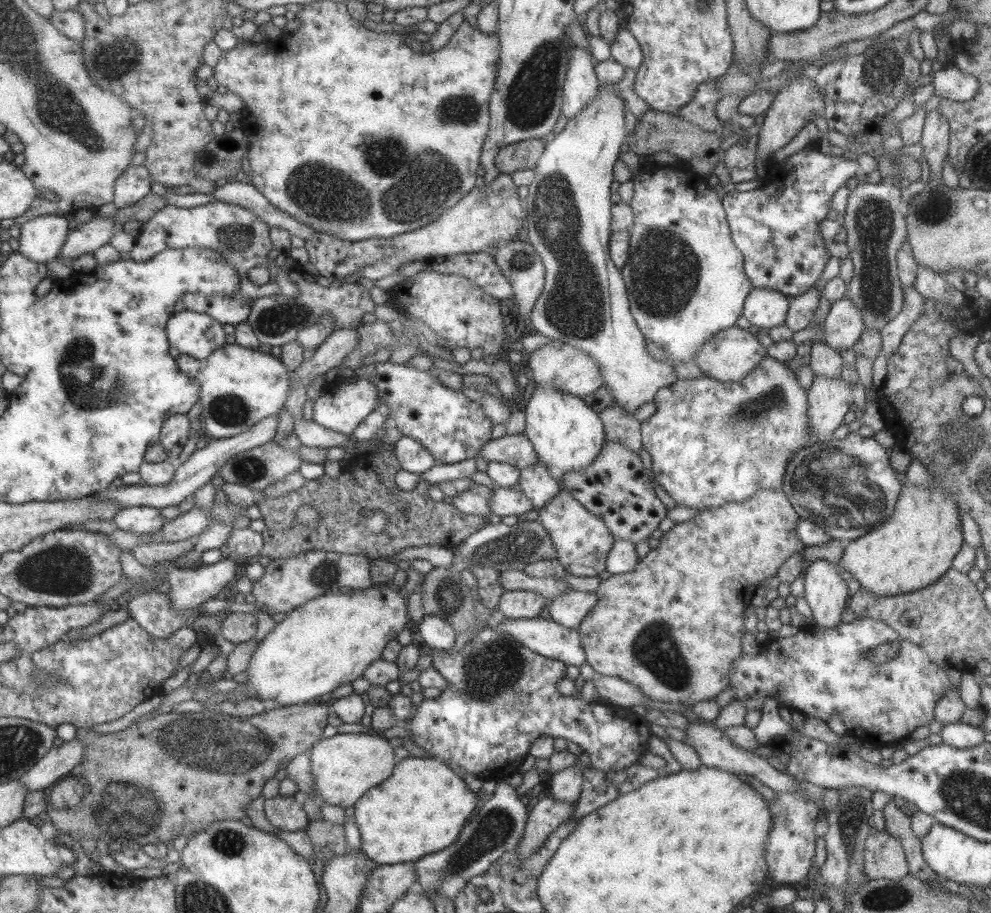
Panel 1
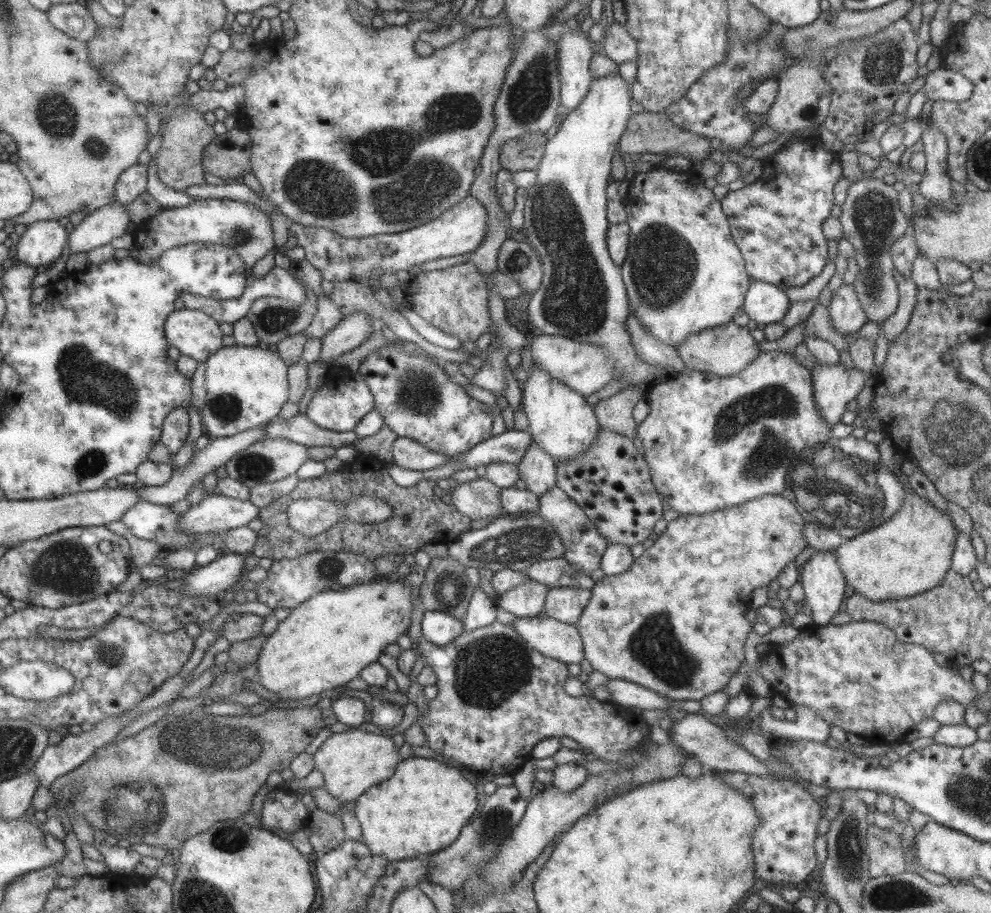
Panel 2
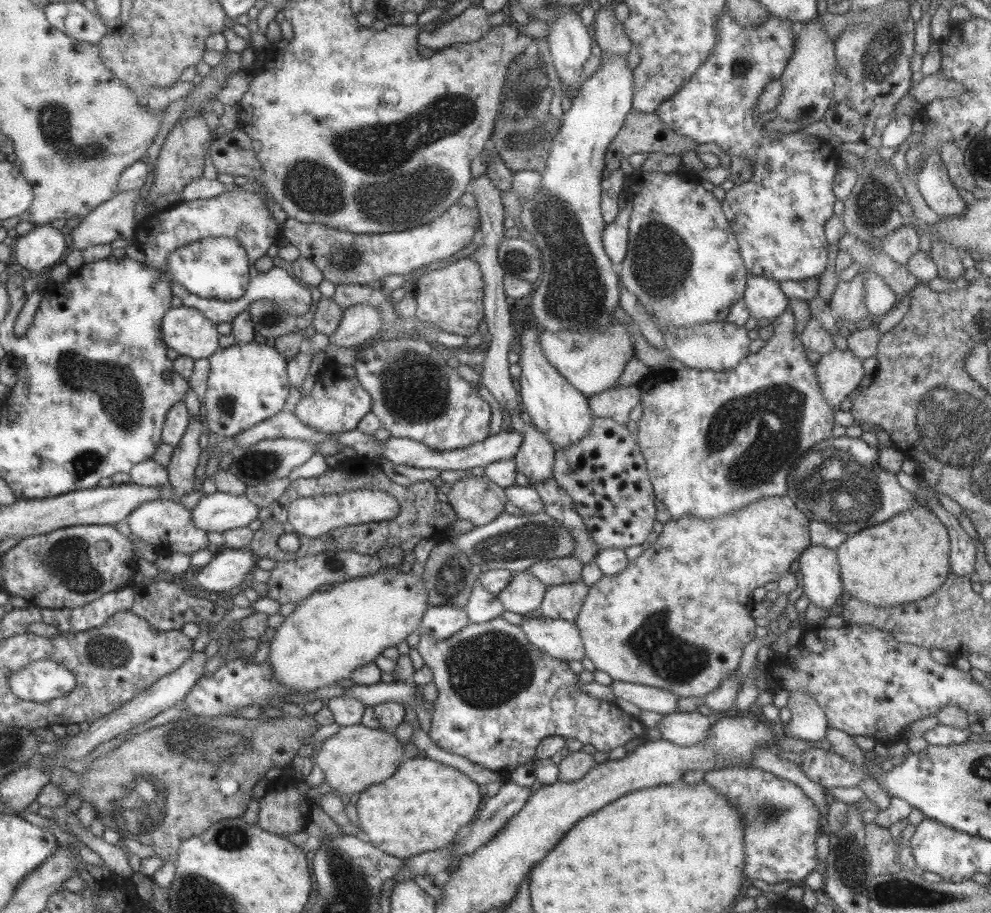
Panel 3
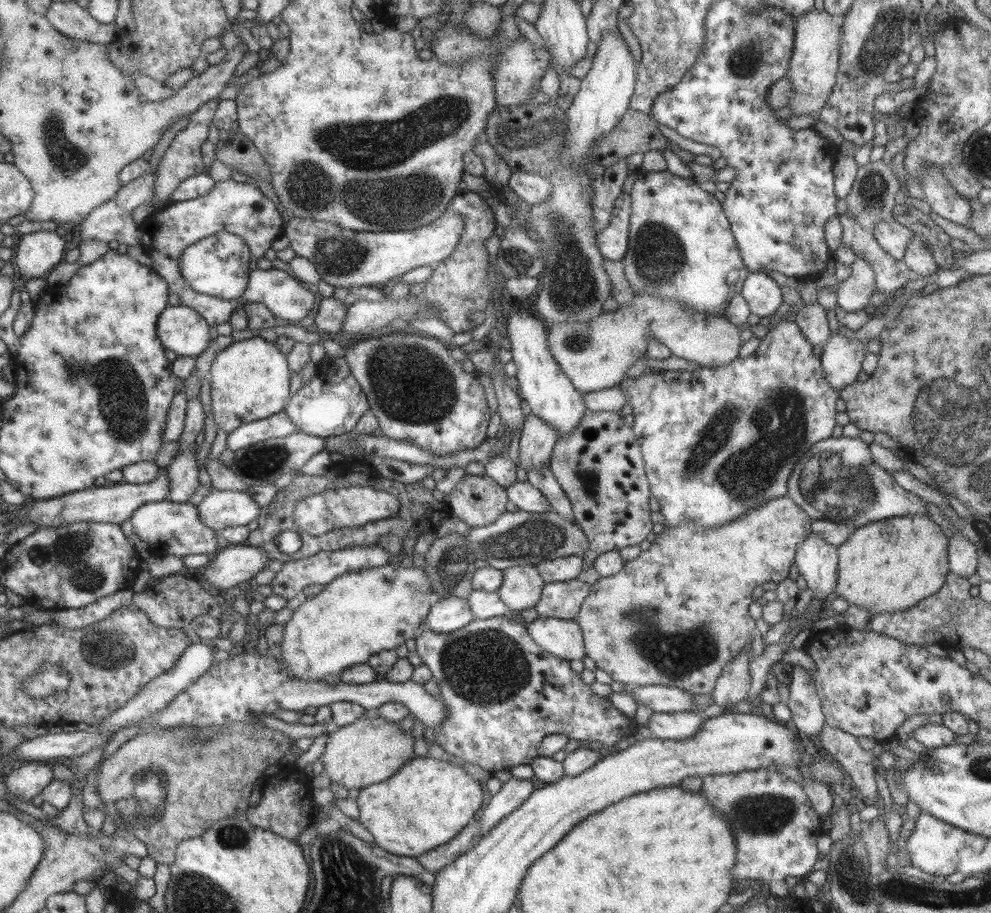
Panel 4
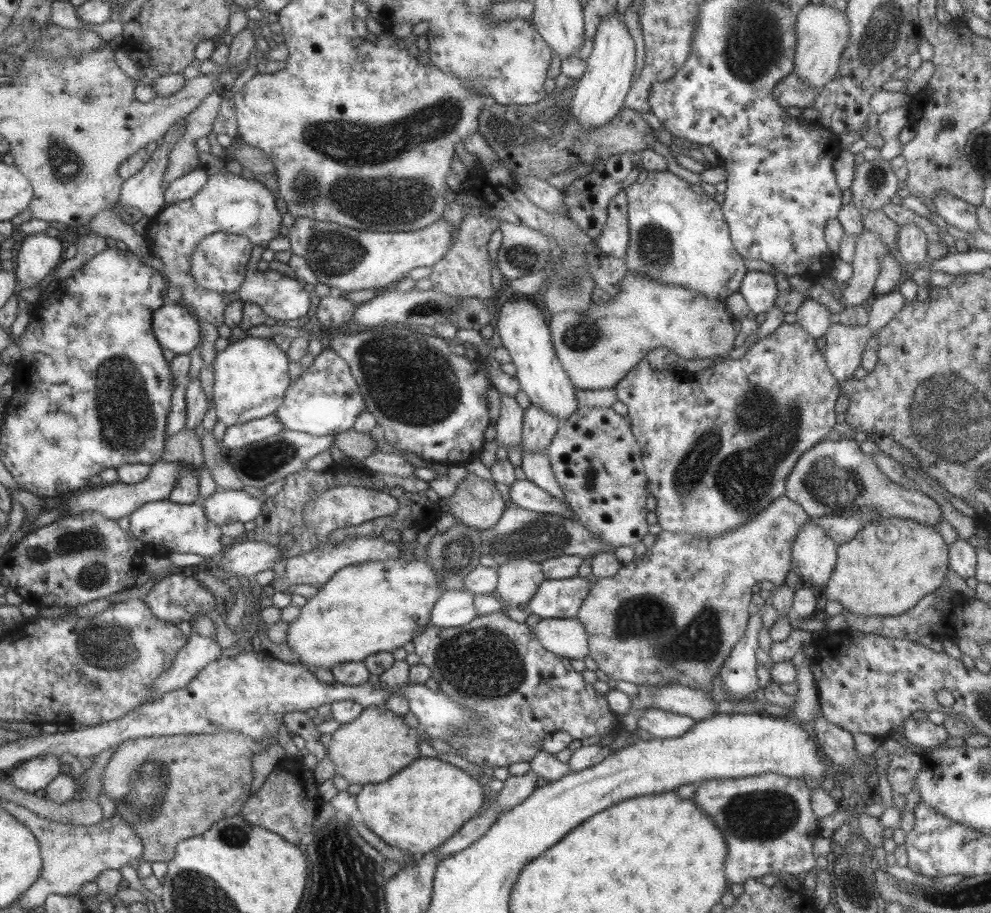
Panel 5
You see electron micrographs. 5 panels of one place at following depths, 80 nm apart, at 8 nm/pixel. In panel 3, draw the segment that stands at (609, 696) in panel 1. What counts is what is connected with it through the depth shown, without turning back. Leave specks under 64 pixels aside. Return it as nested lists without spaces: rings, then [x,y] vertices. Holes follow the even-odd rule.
[[[613,681],[610,689],[615,698],[631,702],[631,704],[635,704],[640,710],[651,710],[651,712],[666,715],[677,708],[679,696],[673,694],[673,692],[669,692],[669,690],[618,681]]]

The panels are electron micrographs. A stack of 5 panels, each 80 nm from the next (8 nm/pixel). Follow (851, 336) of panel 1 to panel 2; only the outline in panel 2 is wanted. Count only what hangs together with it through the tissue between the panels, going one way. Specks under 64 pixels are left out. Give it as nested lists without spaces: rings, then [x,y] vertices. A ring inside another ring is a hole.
[[[843,283],[832,292],[831,300],[827,306],[833,328],[839,336],[845,337],[847,333],[855,332],[868,318],[861,308],[854,286]]]

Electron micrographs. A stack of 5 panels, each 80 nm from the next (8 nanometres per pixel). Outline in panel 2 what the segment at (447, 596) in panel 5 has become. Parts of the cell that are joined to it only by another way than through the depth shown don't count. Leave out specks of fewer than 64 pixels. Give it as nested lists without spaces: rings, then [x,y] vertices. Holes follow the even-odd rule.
[[[449,609],[424,610],[421,616],[422,637],[433,644],[449,644],[462,633],[463,624],[450,614]]]

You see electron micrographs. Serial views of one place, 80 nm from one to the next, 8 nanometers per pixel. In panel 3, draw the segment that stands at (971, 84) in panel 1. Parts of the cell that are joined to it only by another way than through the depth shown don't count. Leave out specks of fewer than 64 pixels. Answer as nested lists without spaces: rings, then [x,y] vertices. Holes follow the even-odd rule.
[[[941,72],[923,77],[919,84],[909,88],[907,95],[913,102],[927,104],[935,98],[951,98],[963,92],[963,86],[943,77]]]

